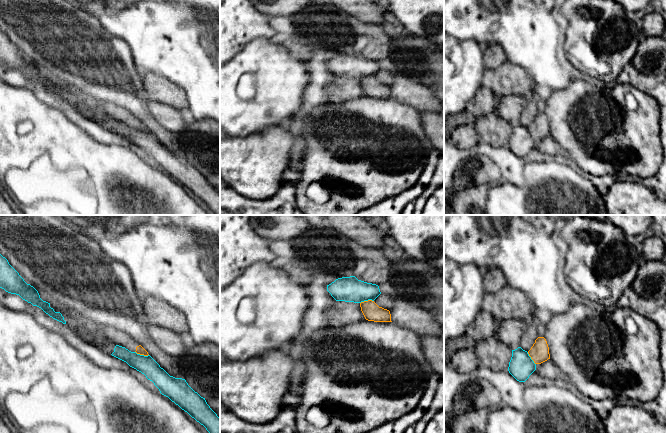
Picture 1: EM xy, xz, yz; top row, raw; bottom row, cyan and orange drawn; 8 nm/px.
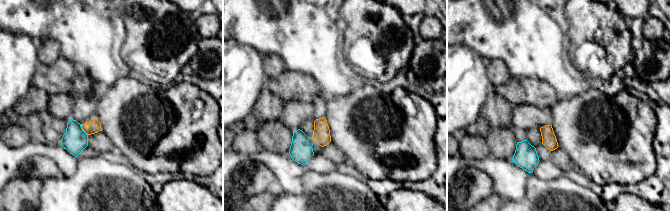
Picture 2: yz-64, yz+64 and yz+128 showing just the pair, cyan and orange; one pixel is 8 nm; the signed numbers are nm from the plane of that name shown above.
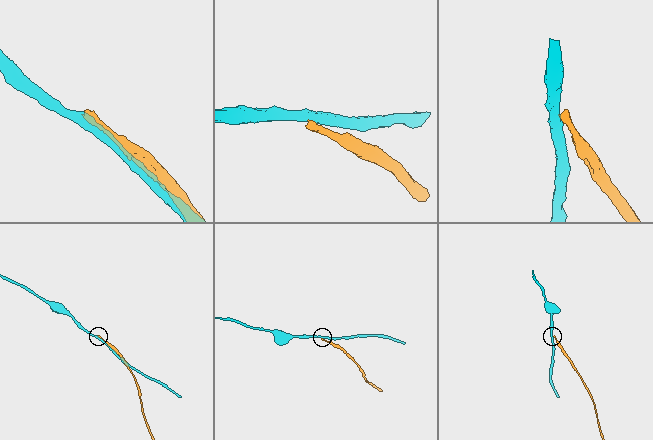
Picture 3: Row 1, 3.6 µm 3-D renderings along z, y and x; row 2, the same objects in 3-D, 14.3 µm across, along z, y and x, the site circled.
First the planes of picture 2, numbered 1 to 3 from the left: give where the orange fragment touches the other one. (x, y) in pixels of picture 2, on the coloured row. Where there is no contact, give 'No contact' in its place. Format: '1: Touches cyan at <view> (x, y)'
1: Touches cyan at yz-64 (82, 130)
2: Touches cyan at yz+64 (312, 139)
3: No contact

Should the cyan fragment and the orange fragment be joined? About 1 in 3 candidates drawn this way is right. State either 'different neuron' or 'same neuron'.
different neuron

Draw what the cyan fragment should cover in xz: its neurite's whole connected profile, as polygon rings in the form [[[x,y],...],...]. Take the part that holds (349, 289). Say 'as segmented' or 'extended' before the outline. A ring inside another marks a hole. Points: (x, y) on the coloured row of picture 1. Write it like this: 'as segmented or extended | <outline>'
as segmented | [[[355,276],[336,279],[327,285],[327,291],[336,301],[354,303],[374,301],[381,294],[378,285],[358,280]]]

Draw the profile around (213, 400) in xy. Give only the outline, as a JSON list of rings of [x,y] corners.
[[[212,393],[211,395],[208,395],[207,397],[205,397],[205,400],[207,404],[210,406],[210,408],[220,418],[220,394]]]

